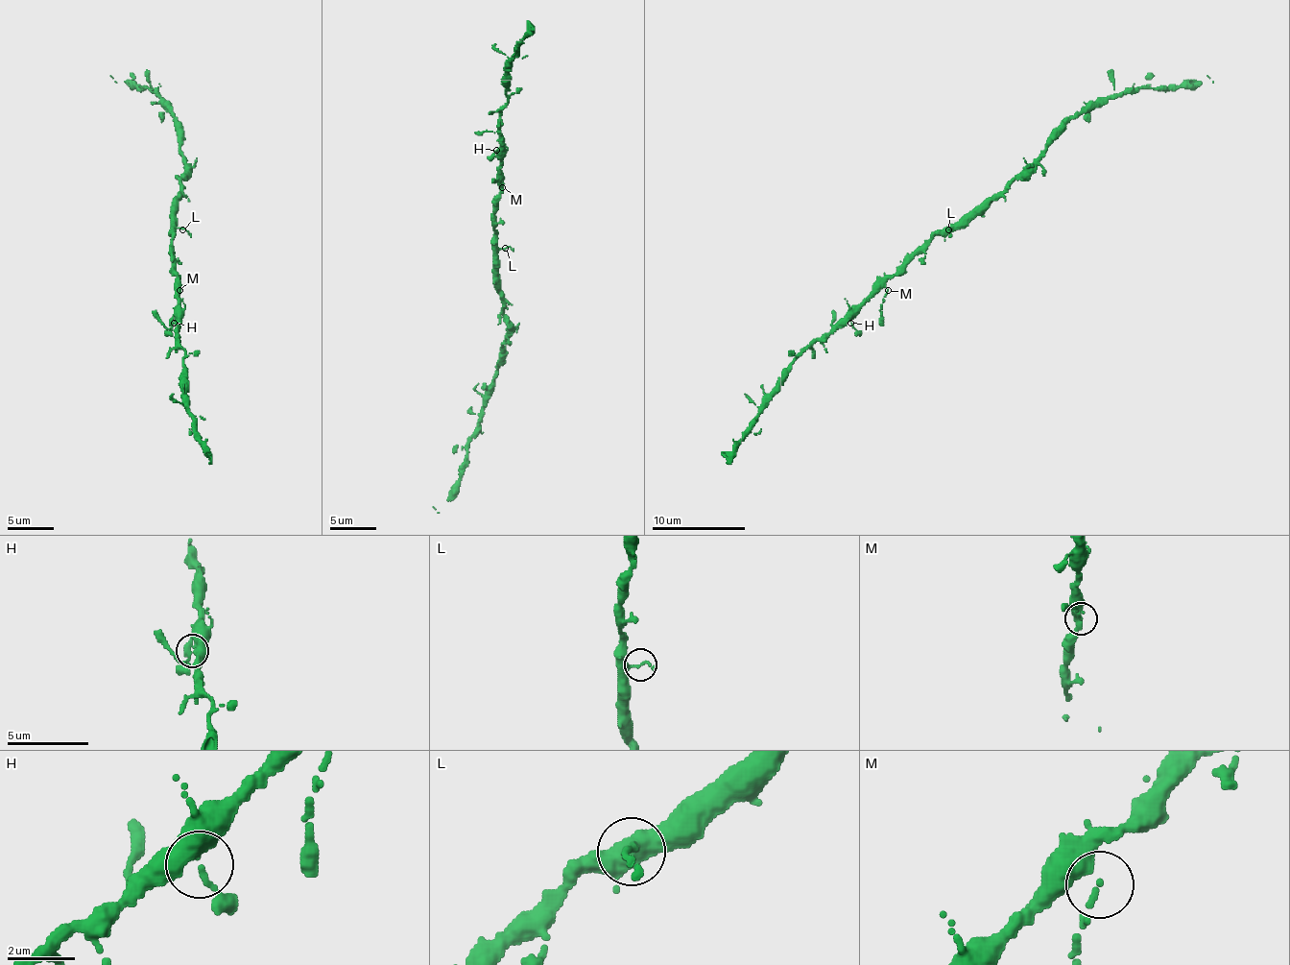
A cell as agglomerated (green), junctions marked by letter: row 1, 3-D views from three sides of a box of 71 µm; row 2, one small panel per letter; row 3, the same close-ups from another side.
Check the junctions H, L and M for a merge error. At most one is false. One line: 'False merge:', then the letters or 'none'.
False merge: none

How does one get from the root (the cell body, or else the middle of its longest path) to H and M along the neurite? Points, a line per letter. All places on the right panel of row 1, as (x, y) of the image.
H: (951, 225), (943, 227), (920, 253), (916, 253), (893, 274), (850, 323)
M: (951, 225), (943, 227), (920, 253), (916, 253), (886, 280), (888, 290)

